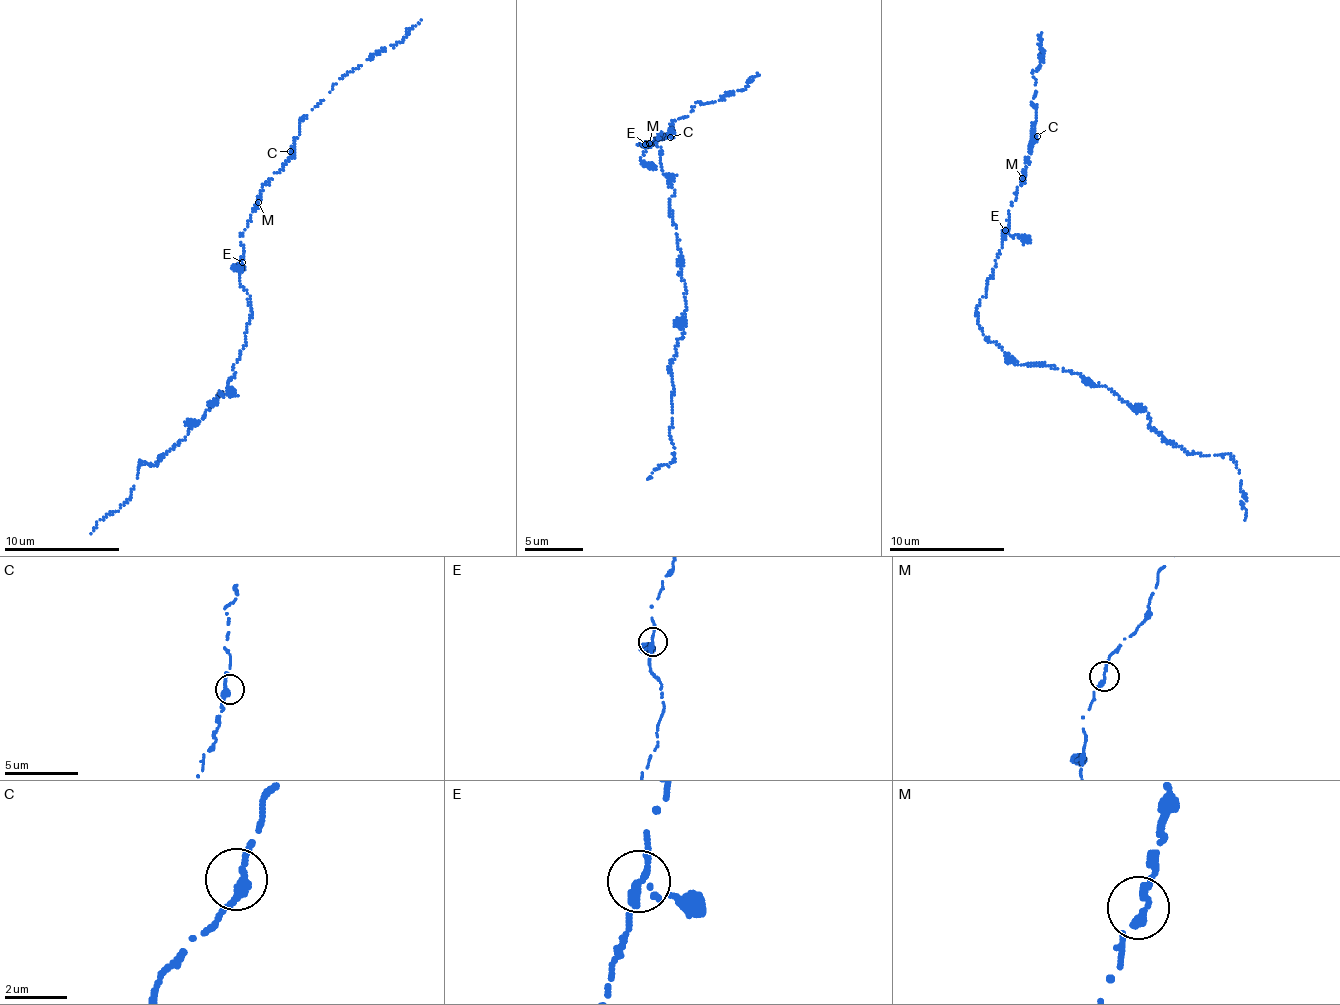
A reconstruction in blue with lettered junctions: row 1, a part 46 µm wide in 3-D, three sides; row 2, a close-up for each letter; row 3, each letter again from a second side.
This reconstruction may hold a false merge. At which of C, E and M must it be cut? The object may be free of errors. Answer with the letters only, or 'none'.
none

